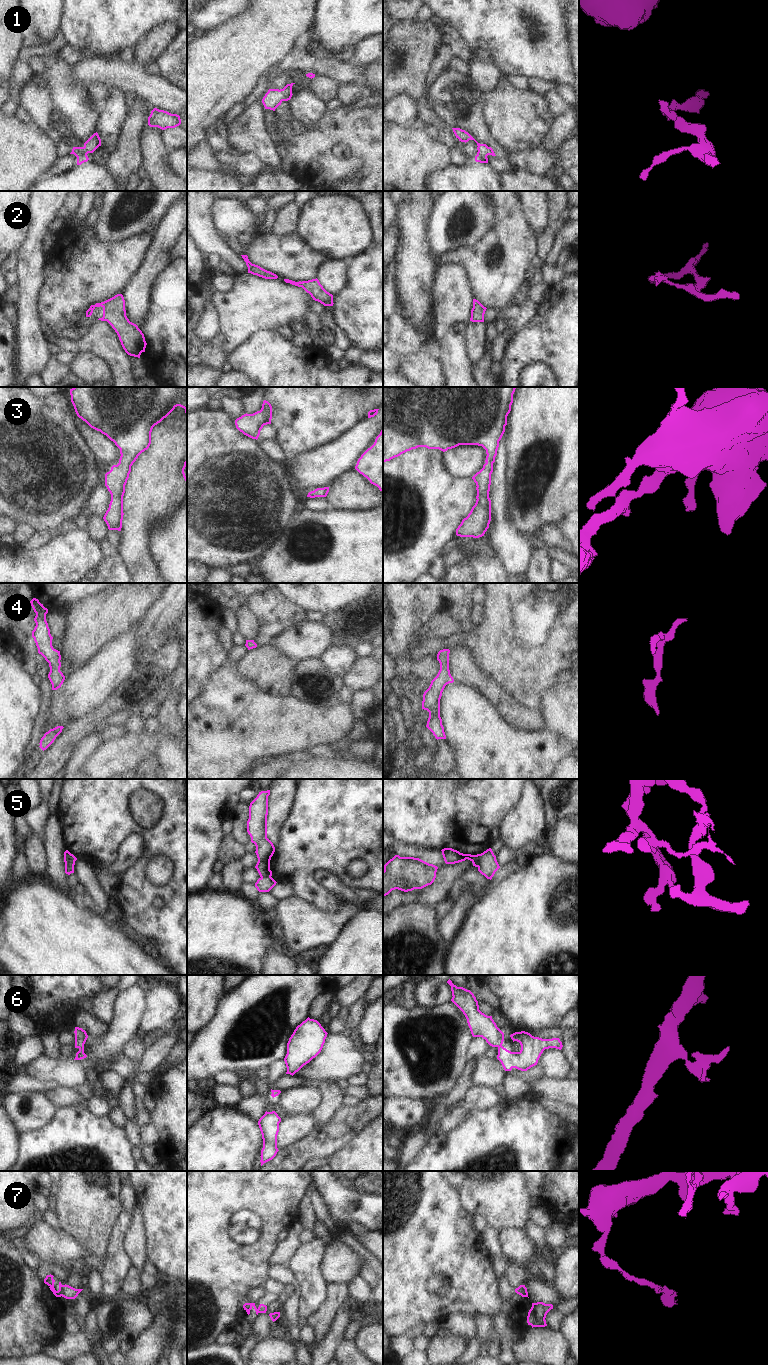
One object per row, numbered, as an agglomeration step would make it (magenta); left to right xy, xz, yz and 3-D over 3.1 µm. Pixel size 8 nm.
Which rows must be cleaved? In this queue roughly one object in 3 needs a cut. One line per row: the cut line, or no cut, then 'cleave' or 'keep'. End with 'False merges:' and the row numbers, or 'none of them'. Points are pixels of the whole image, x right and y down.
1: cut none; keep
2: cut none; keep
3: cut none; keep
4: cut none; keep
5: cut yz (480, 854), (480, 863), (477, 866); cleave
6: cut none; keep
7: cut xy (62, 1285), (61, 1295); cleave
False merges: 5, 7

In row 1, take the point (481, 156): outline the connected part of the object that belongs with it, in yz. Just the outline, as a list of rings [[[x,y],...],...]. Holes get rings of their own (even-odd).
[[[452,128],[456,138],[461,142],[468,142],[469,140],[474,140],[477,143],[477,155],[475,156],[475,161],[480,163],[488,163],[488,155],[496,156],[493,149],[488,147],[486,144],[478,143],[468,132],[460,128]]]

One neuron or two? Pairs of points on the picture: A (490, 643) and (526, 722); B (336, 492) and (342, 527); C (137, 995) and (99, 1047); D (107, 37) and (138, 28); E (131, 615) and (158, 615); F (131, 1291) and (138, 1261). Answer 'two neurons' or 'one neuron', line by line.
A: two neurons
B: two neurons
C: one neuron
D: one neuron
E: two neurons
F: two neurons

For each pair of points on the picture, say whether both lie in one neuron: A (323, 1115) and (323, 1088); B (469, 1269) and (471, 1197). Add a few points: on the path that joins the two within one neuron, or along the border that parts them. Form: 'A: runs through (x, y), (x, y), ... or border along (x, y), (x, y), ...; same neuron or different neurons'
A: runs through (326, 1108), (326, 1095); same neuron
B: border along (458, 1193), (461, 1205), (472, 1215); different neurons

